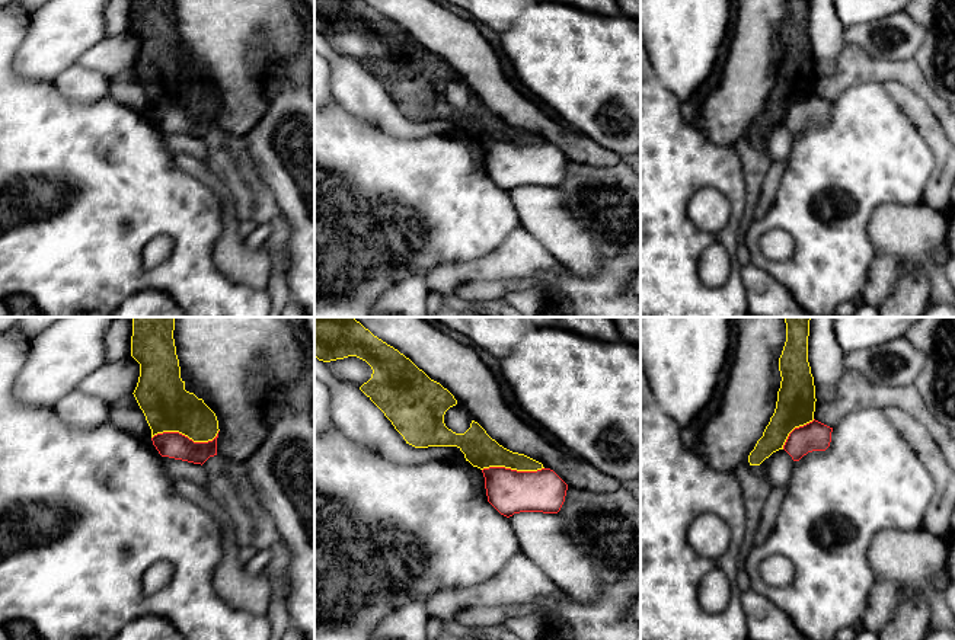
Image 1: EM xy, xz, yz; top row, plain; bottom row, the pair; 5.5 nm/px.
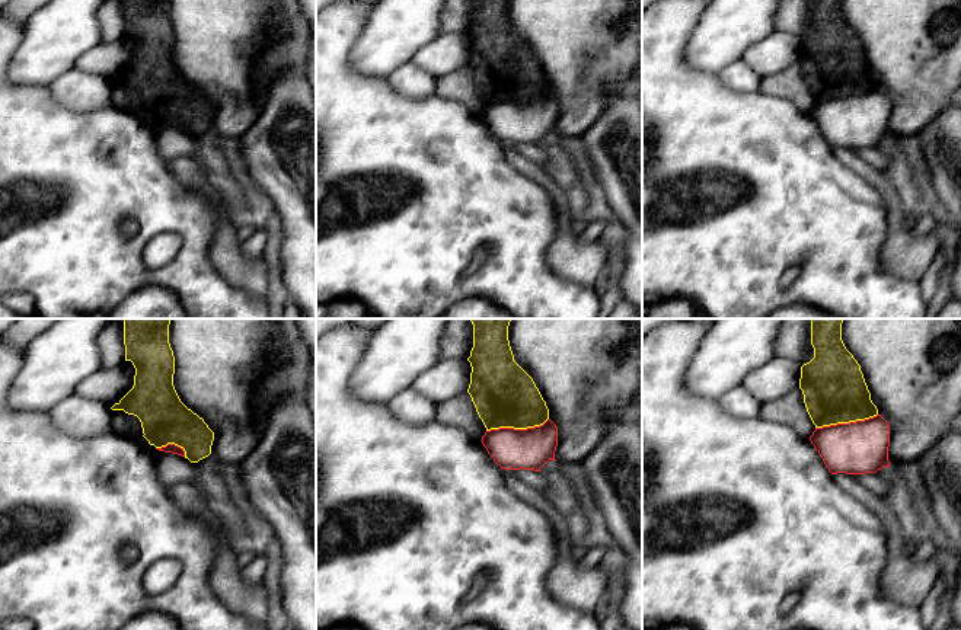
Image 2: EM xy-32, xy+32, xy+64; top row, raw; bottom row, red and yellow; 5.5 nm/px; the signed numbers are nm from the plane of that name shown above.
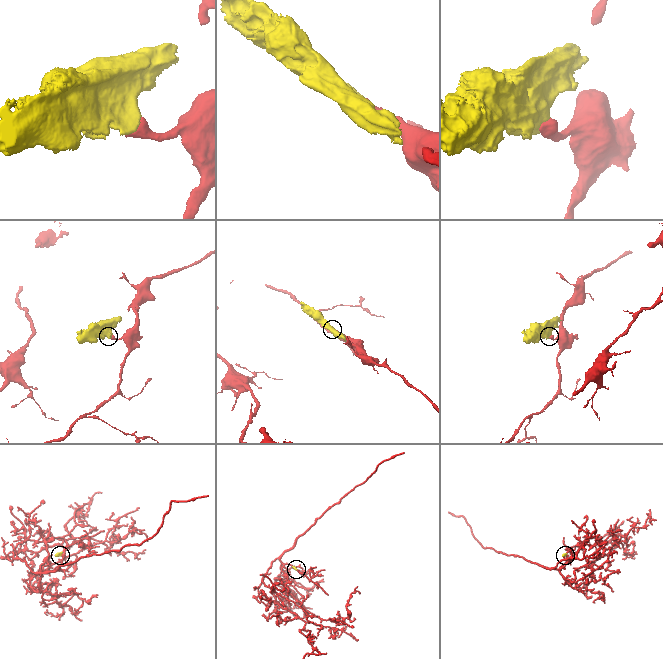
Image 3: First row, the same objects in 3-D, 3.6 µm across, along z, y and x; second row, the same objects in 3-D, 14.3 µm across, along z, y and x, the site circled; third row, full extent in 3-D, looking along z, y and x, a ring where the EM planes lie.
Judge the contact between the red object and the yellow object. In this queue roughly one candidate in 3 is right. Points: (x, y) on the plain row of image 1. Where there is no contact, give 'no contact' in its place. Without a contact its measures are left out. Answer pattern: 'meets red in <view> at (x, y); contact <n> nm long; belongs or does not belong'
meets red in xy at (187, 111); contact 380 nm long; does not belong

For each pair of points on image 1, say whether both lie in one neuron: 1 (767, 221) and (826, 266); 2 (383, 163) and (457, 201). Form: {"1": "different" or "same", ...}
{"1": "same", "2": "same"}

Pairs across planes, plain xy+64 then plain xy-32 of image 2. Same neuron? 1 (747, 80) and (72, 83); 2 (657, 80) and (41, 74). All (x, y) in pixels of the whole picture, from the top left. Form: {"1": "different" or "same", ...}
{"1": "same", "2": "different"}

